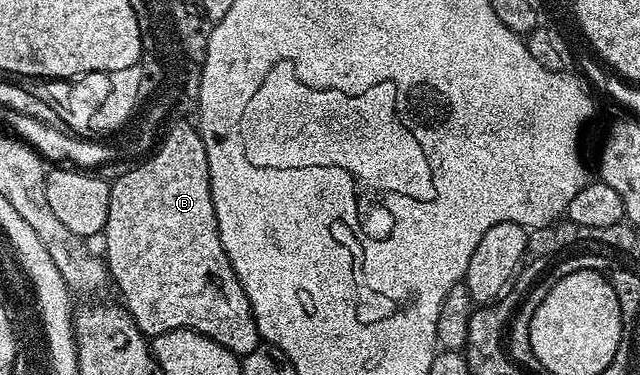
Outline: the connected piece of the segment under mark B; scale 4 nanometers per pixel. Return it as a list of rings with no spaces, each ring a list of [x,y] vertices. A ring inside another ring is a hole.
[[[175,121],[166,130],[166,133],[167,138],[164,139],[163,137],[158,142],[157,148],[150,156],[133,164],[135,166],[132,169],[125,170],[116,181],[112,180],[110,182],[109,215],[107,216],[107,222],[101,234],[101,240],[107,244],[105,260],[110,280],[113,282],[113,285],[119,288],[119,293],[123,296],[121,298],[122,304],[125,306],[127,312],[131,314],[131,318],[137,323],[137,327],[143,332],[144,337],[150,339],[161,335],[165,331],[192,329],[201,335],[205,335],[209,339],[213,339],[217,343],[221,343],[221,347],[225,347],[233,354],[246,355],[246,353],[253,351],[261,343],[261,338],[257,331],[253,307],[249,303],[249,295],[245,295],[245,287],[241,287],[241,283],[229,263],[229,255],[225,255],[225,247],[221,247],[219,228],[217,227],[217,215],[215,214],[213,199],[211,198],[210,165],[209,159],[205,155],[205,143],[202,142],[199,131],[193,131],[187,121]]]

